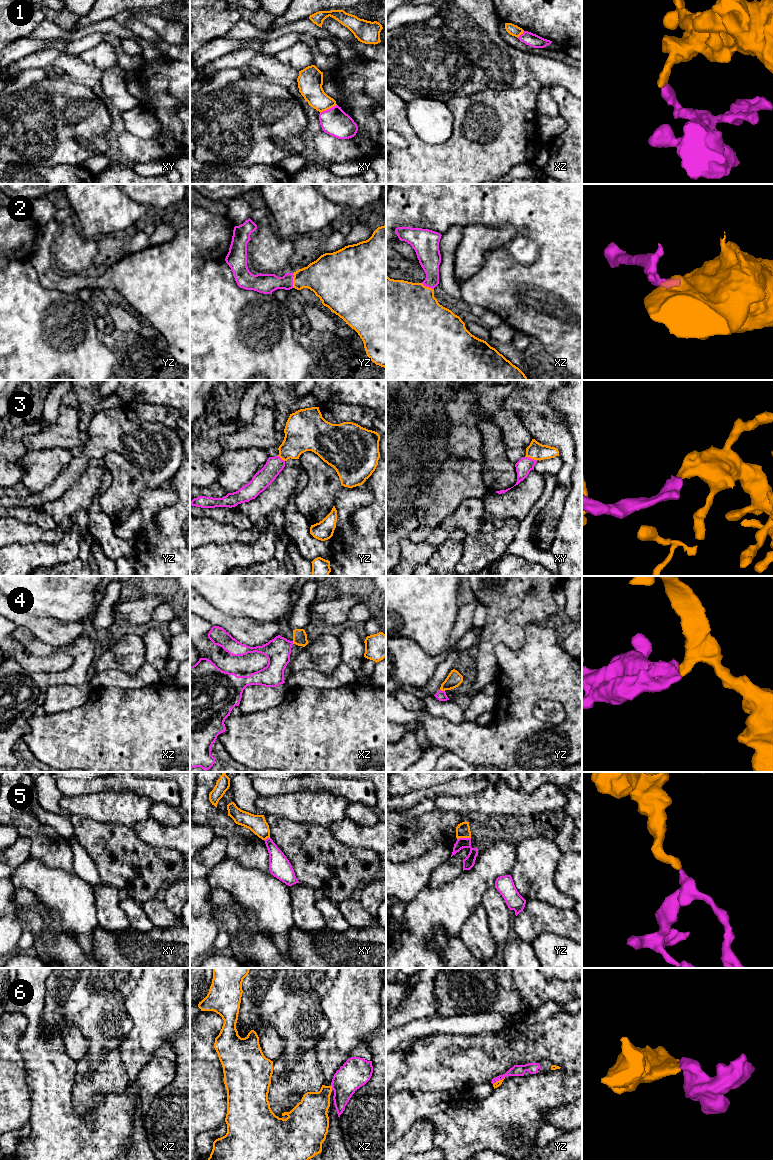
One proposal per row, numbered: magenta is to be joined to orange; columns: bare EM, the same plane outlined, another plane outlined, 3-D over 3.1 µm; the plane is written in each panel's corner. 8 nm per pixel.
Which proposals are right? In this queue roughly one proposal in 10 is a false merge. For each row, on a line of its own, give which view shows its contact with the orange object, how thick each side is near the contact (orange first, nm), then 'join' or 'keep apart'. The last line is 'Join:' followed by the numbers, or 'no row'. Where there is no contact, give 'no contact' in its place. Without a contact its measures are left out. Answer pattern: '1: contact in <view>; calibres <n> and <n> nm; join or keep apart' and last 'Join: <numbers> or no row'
1: contact in xy; calibres 190 and 220 nm; keep apart
2: contact in yz; calibres 300 and 160 nm; join
3: contact in xy; calibres 140 and 120 nm; join
4: contact in yz; calibres 120 and 80 nm; join
5: contact in yz; calibres 110 and 90 nm; keep apart
6: contact in xz; calibres 240 and 240 nm; join
Join: 2, 3, 4, 6

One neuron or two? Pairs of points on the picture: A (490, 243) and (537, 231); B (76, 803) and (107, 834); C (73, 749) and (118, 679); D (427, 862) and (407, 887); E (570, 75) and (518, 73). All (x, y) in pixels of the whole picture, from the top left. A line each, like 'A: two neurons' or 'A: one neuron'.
A: two neurons
B: two neurons
C: two neurons
D: one neuron
E: one neuron

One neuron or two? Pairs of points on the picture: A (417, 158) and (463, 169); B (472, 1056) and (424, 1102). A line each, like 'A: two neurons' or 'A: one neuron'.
A: one neuron
B: two neurons

